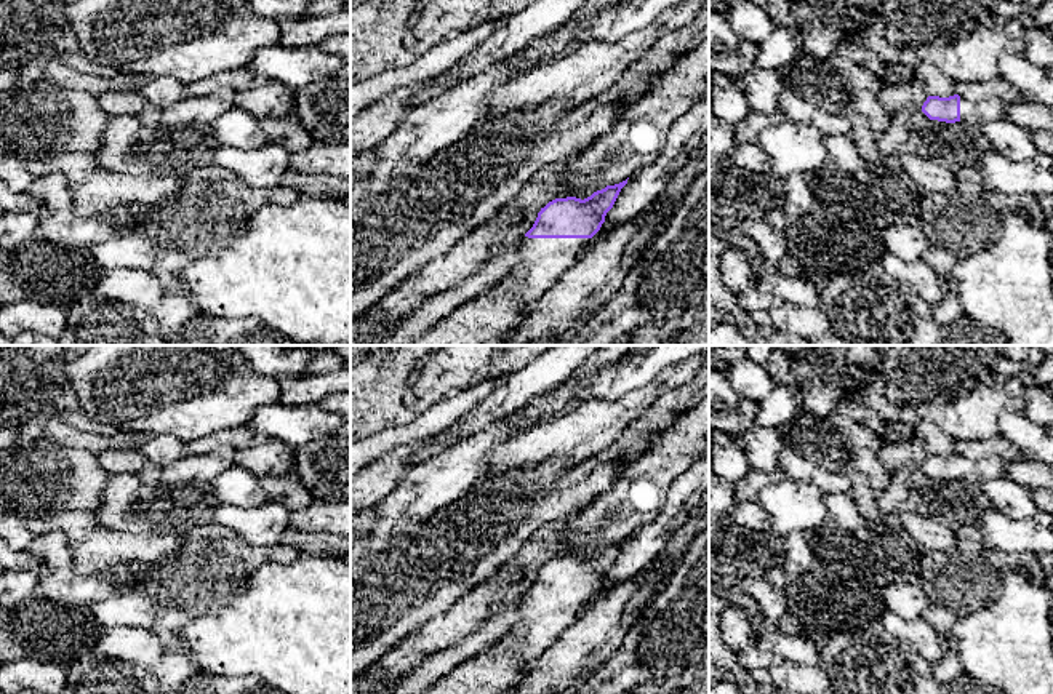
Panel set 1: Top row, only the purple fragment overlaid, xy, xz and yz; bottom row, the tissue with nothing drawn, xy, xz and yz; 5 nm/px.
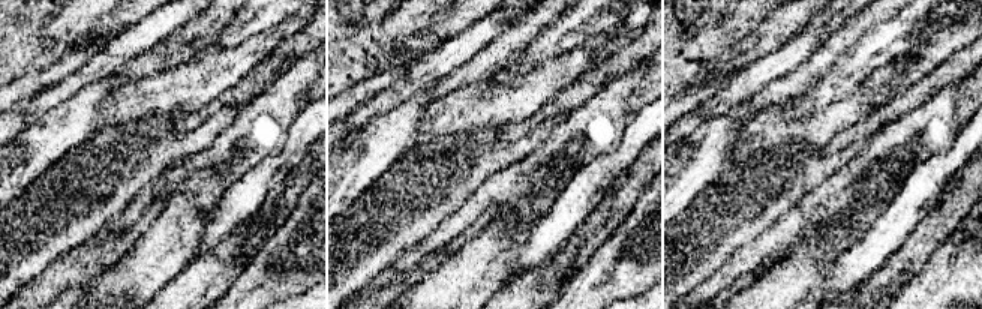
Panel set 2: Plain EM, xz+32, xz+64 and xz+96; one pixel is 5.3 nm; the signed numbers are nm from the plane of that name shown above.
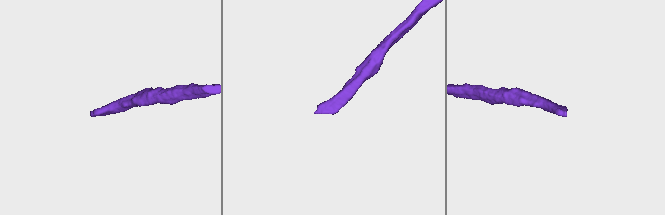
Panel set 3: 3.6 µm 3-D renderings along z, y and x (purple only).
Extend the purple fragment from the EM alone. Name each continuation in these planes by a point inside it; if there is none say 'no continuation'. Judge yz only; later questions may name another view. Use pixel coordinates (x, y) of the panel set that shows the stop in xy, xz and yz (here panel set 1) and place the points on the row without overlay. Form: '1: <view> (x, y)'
1: yz (981, 469)

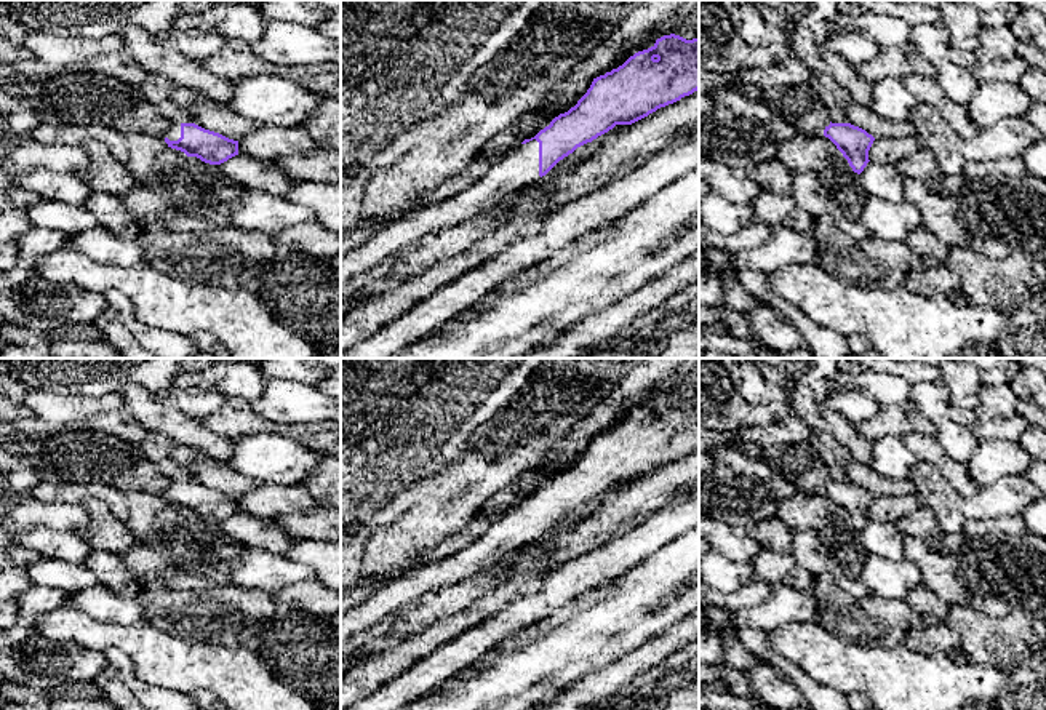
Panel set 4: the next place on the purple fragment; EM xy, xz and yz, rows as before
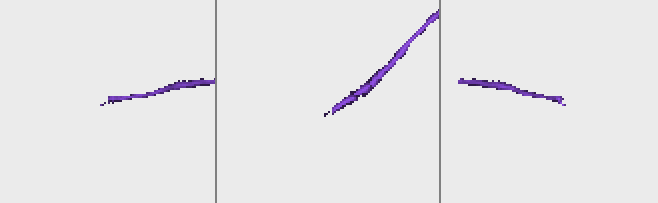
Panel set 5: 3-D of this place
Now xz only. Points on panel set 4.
1: xz (520, 525)

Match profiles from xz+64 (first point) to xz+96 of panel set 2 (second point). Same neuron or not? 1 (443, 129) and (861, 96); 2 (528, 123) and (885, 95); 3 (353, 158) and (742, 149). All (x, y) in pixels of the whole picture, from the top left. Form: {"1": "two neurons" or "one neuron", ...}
{"1": "one neuron", "2": "two neurons", "3": "two neurons"}

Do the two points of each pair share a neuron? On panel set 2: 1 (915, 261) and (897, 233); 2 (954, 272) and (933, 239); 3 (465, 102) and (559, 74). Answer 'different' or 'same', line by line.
1: different
2: different
3: same

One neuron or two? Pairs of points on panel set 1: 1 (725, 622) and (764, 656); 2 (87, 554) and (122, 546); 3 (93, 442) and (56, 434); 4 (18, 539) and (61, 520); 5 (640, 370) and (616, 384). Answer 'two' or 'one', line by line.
1: one
2: one
3: one
4: two
5: one

